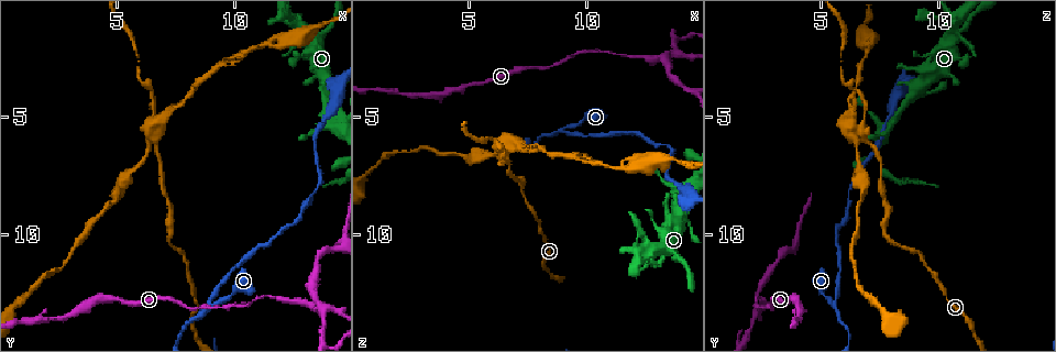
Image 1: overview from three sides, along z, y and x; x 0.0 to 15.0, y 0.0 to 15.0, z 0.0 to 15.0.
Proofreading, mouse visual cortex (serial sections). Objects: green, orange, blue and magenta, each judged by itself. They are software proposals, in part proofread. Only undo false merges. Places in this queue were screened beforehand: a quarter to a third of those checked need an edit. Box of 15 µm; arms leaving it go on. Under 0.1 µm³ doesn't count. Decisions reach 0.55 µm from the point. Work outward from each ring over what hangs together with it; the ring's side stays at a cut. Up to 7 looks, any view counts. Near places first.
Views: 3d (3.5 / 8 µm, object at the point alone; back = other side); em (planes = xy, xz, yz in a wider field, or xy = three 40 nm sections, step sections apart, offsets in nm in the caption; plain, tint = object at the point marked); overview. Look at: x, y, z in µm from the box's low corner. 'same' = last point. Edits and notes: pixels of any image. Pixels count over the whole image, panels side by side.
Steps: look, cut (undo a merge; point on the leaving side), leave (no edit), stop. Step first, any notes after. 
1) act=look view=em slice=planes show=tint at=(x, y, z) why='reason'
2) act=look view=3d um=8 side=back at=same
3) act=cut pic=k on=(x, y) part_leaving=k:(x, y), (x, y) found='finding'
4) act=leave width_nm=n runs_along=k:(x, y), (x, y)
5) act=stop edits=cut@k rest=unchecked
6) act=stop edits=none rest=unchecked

act=look view=em slice=xy step=5 show=tint at=(9.1, 13.0, 5.6) why='arms part here'

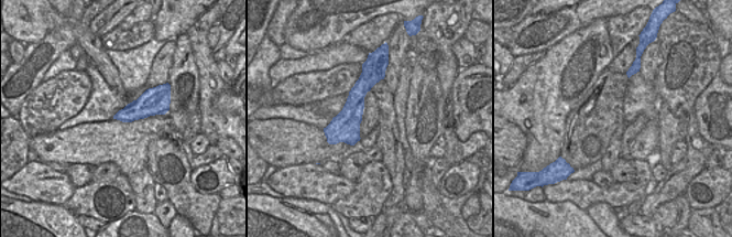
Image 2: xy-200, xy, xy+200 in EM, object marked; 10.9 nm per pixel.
act=look view=3d um=3.5 at=same why='wider look'

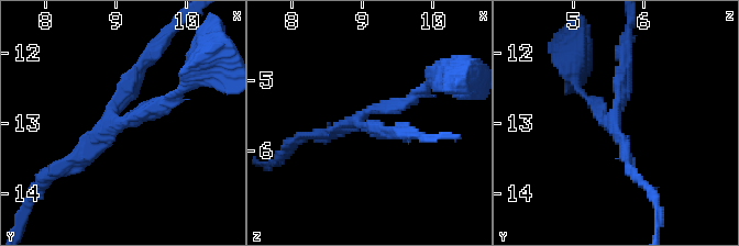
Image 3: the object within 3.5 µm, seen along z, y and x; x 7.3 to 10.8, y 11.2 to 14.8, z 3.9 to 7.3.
act=leave arms=3 runs_along=3:(583, 94), (608, 121), (625, 60) found='continuous, no second cell'

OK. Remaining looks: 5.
act=look view=3d um=3.5 at=(6.4, 5.7, 6.5) why='small branch off a trunk'

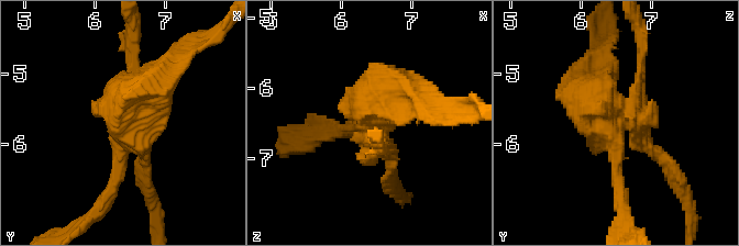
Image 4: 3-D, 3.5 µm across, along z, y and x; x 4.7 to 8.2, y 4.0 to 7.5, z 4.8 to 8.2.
act=look view=em slice=planes show=tint at=(6.45, 5.65, 6.40)

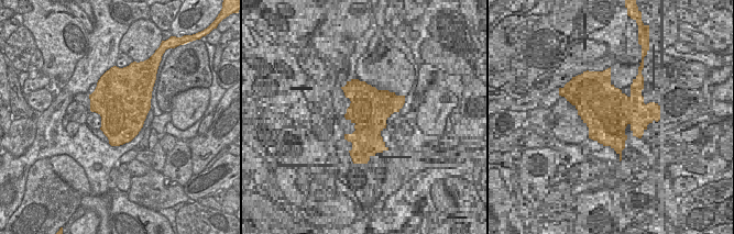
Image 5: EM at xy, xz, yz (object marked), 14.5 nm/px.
act=cut pic=4 on=(95, 105) part_leaving=4:(127, 115), (164, 78), (174, 51) found='two cells meet here'

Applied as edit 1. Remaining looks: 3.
act=look view=3d um=3.5 at=(14.0, 5.1, 8.2) why='two arms at a narrow angle'

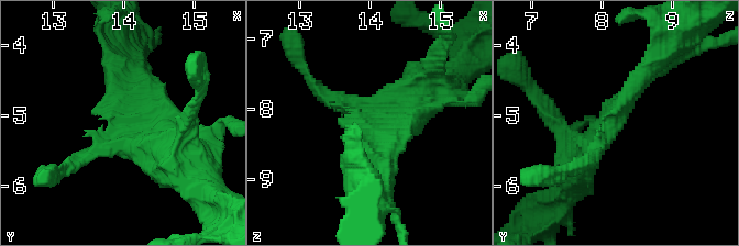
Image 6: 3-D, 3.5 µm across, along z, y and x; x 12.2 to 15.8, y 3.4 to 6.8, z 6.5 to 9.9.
act=look view=em slice=xy step=5 show=tint at=(13.95, 5.05, 8.20)

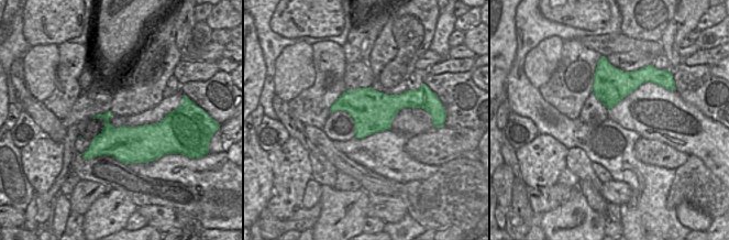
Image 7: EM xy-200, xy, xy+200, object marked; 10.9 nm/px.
act=leave runs_along=6:(662, 56), (603, 137), (581, 151) found='one cell here'

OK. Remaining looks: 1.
act=stop edits=cut@4 rest=unchecked

